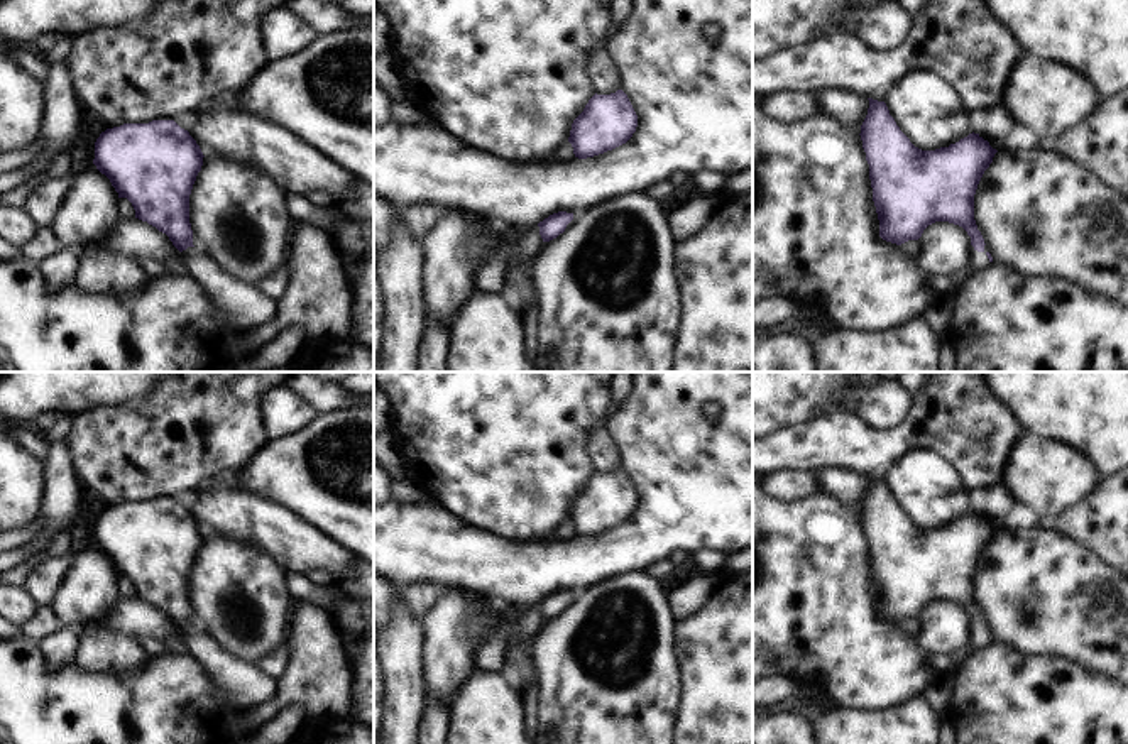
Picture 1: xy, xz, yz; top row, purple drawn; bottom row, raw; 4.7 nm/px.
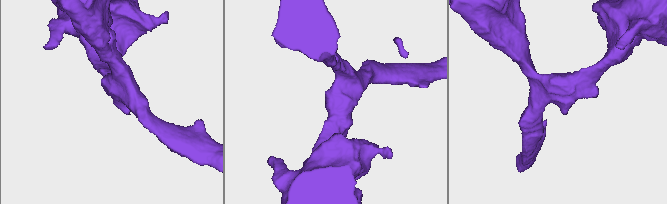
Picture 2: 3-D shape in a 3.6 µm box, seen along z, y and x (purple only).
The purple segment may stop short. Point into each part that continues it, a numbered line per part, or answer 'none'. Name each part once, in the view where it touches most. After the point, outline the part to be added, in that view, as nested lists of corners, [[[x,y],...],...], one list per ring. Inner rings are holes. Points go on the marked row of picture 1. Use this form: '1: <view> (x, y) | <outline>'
1: yz (978, 261) | [[[984,245],[983,252],[977,252],[974,247],[971,247],[969,260],[967,260],[967,269],[972,271],[972,274],[981,272],[991,265],[988,254],[989,249]]]

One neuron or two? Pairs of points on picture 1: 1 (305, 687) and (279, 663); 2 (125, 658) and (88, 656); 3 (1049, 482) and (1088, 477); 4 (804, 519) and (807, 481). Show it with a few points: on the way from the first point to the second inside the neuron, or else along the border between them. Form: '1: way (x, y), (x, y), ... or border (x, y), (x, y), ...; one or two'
1: border (286, 641), (288, 665), (278, 682); two
2: way (117, 656), (97, 656); one
3: way (1059, 477), (1078, 477); one
4: border (817, 491), (795, 501), (770, 499); two

